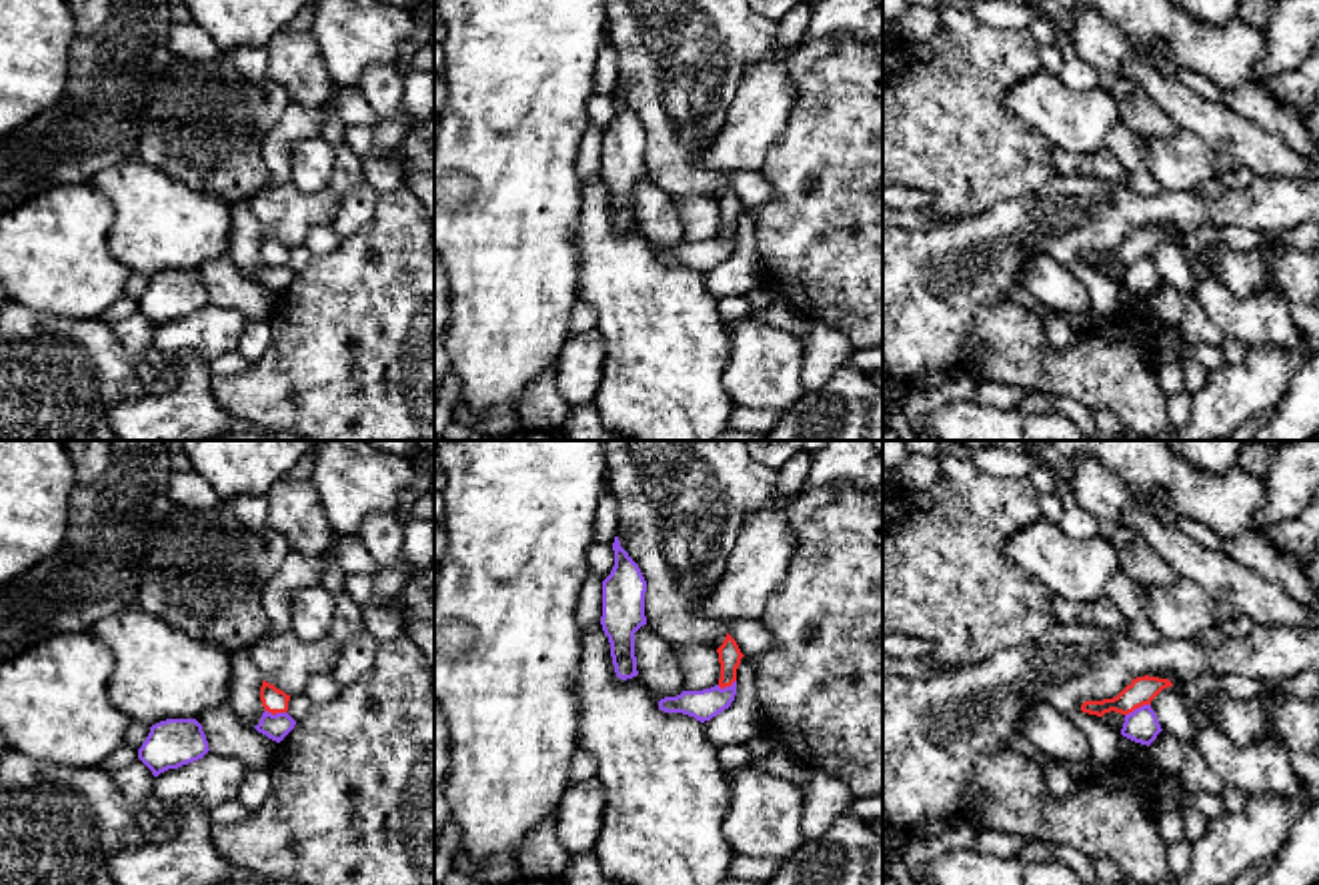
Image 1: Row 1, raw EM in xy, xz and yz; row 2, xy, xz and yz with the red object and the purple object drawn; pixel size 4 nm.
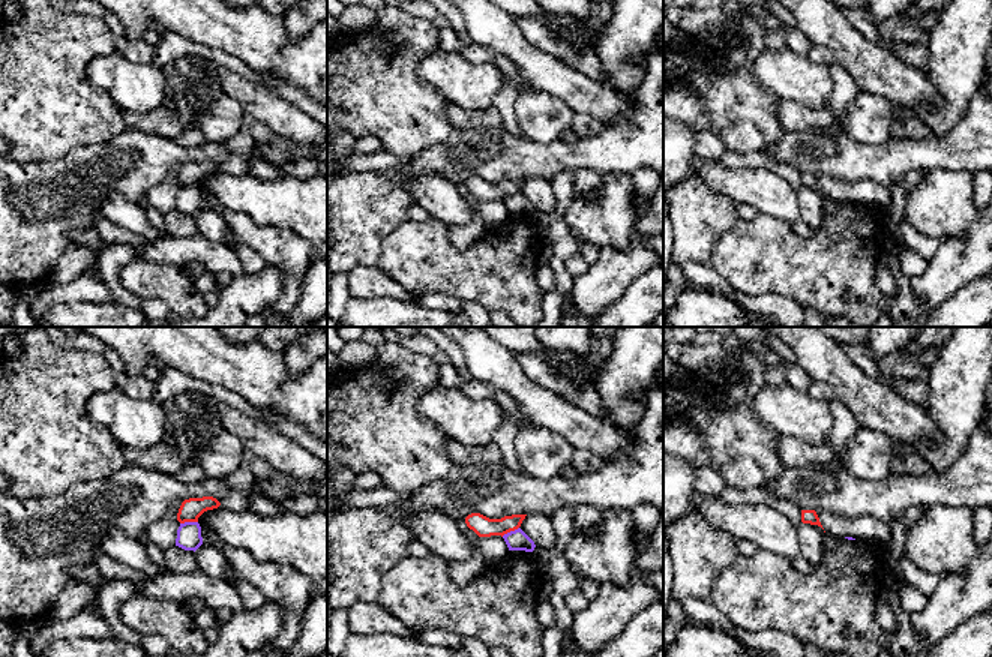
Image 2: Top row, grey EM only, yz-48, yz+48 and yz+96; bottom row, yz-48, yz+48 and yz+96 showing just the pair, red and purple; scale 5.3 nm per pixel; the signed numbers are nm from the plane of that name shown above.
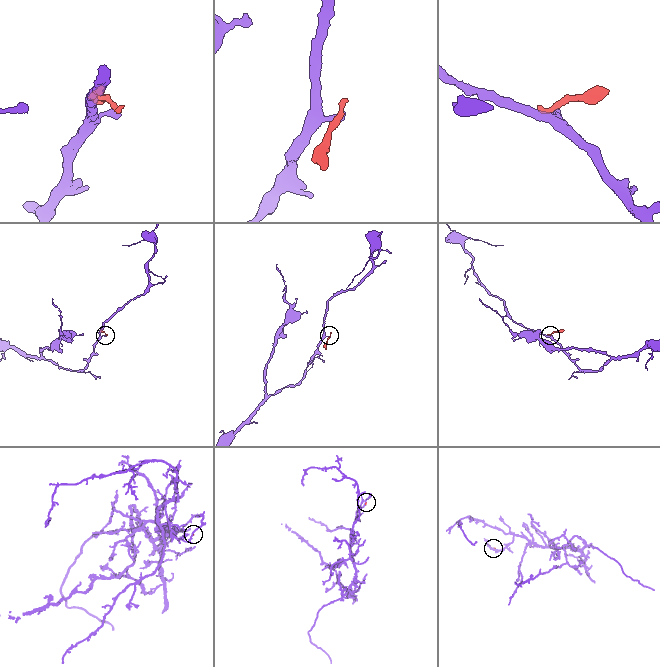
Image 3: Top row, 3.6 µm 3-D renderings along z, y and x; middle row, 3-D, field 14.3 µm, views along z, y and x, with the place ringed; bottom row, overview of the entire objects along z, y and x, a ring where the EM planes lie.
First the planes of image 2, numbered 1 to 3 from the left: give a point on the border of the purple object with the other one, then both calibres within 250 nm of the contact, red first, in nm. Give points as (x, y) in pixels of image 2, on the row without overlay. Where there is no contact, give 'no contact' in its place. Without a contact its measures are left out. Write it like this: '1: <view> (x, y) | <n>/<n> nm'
1: yz-48 (188, 185) | 120/130 nm
2: yz+48 (509, 195) | 110/110 nm
3: no contact

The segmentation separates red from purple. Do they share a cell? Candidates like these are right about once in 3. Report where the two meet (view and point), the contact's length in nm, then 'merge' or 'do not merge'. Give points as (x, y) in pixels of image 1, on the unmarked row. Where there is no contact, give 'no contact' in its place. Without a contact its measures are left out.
contact yz (1137, 259); length 120 nm; do not merge

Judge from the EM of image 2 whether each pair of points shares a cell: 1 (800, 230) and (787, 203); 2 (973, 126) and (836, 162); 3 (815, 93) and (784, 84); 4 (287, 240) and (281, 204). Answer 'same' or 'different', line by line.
1: different
2: same
3: same
4: different

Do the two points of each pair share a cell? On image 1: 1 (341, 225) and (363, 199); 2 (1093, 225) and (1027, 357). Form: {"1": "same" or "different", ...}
{"1": "same", "2": "different"}

